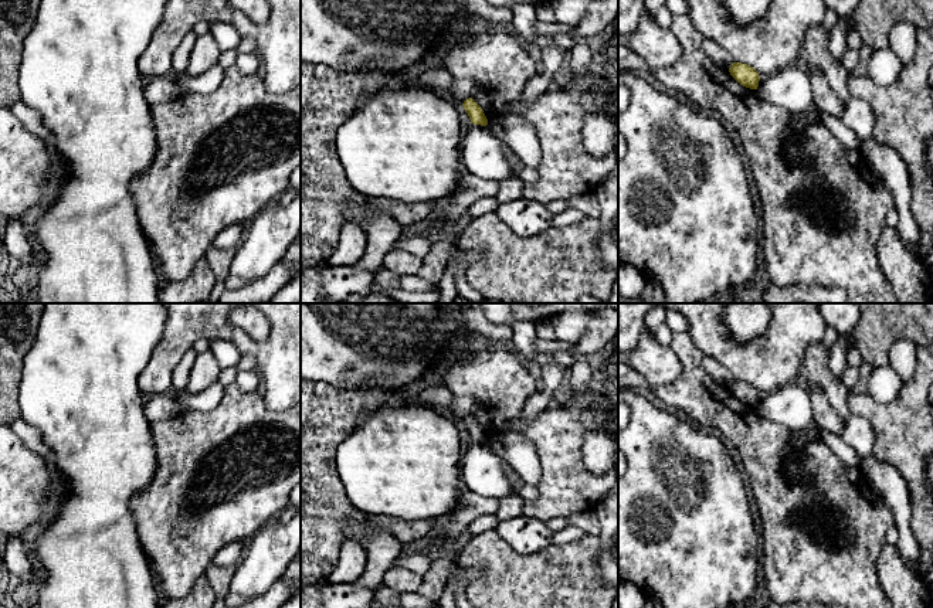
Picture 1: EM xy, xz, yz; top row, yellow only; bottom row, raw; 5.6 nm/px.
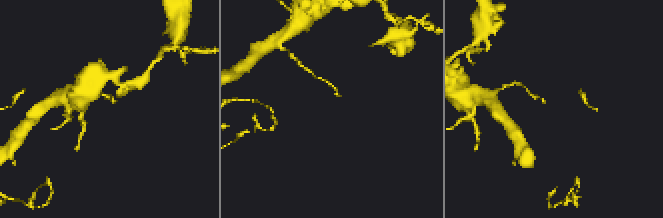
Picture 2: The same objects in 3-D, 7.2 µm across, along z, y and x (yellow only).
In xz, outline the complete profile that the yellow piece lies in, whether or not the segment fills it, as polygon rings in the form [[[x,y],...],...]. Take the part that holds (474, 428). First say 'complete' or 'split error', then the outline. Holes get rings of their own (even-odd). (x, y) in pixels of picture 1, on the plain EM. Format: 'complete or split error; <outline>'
complete; [[[468,415],[466,418],[464,418],[462,424],[469,434],[471,441],[481,442],[481,444],[488,442],[488,437],[486,437],[484,428],[472,415]]]

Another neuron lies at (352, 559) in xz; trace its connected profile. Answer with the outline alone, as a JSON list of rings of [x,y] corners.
[[[349,539],[343,541],[337,556],[337,564],[325,581],[328,585],[353,584],[363,574],[366,563],[366,548]]]

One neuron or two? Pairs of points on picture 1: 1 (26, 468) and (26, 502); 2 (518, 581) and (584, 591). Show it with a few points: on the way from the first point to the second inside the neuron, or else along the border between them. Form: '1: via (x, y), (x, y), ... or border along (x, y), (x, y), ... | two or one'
1: via (26, 476), (26, 493) | one
2: via (535, 588), (567, 588) | one

